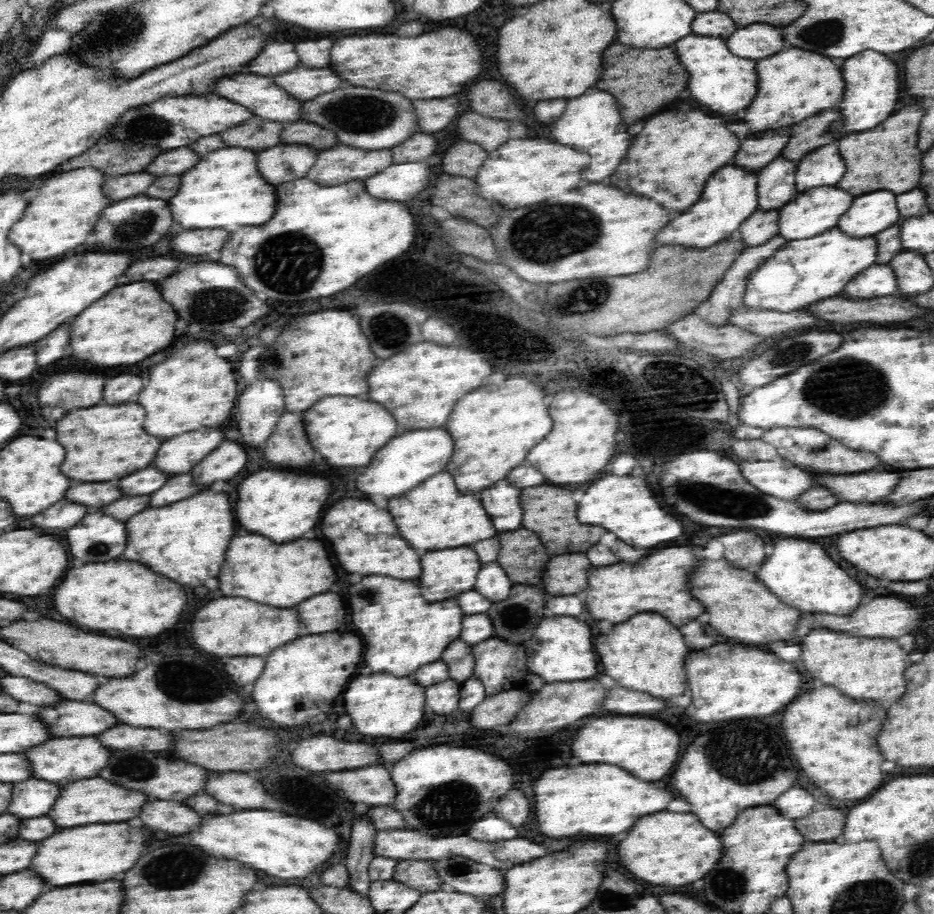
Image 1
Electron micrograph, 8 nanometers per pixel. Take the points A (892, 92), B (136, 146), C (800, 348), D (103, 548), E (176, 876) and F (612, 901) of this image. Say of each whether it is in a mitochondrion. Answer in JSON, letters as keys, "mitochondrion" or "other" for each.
{"A":"other","B":"mitochondrion","C":"mitochondrion","D":"mitochondrion","E":"mitochondrion","F":"mitochondrion"}

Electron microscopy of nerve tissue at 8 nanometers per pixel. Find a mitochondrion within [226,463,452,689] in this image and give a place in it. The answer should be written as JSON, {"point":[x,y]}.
{"point":[371,597]}

